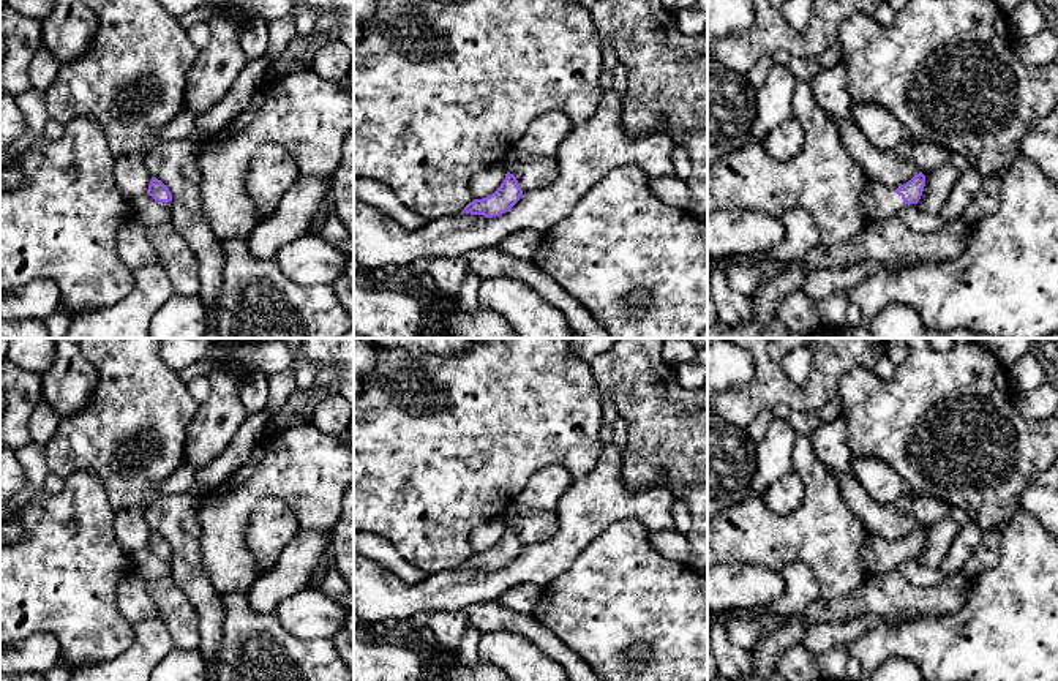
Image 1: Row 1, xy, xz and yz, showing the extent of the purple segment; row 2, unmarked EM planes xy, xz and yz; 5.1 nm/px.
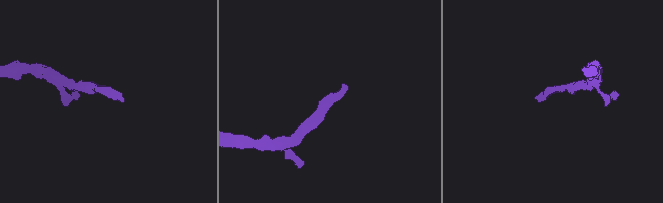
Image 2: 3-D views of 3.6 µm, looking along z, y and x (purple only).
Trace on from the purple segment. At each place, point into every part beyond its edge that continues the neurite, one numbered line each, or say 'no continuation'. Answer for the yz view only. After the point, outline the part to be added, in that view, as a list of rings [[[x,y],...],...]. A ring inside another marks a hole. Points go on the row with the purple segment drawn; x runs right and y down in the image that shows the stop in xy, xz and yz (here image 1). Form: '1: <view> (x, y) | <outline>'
1: yz (878, 203) | [[[865,182],[862,210],[867,226],[897,215],[903,205],[905,202],[902,196],[895,193],[895,190],[880,182]]]

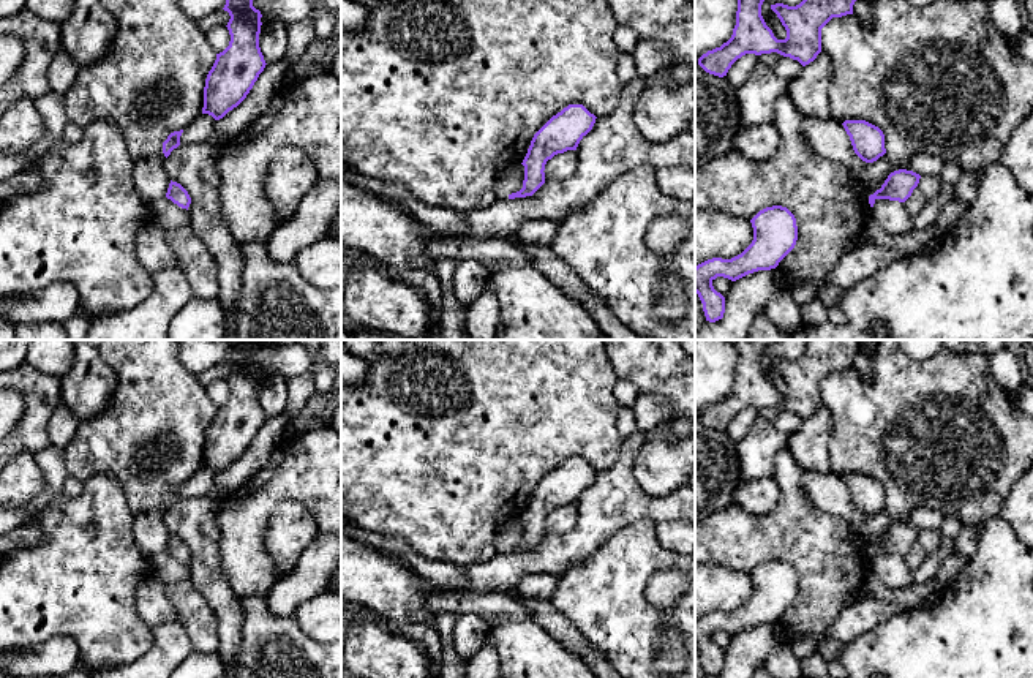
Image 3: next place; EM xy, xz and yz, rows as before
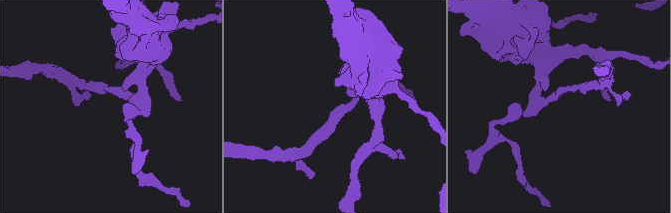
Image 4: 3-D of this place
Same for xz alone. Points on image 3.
no continuation

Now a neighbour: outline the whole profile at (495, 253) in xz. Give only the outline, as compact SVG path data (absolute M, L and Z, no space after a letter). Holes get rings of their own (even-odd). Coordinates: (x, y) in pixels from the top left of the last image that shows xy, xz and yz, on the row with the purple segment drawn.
M425 237L425 258L436 262L444 258L475 259L488 270L532 266L531 258L502 237L488 240Z

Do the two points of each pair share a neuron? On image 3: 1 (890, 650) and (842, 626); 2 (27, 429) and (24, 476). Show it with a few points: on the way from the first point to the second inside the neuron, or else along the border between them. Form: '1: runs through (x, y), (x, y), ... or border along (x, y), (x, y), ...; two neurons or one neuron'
1: border along (891, 617), (844, 644); two neurons
2: border along (32, 452), (16, 454); two neurons

